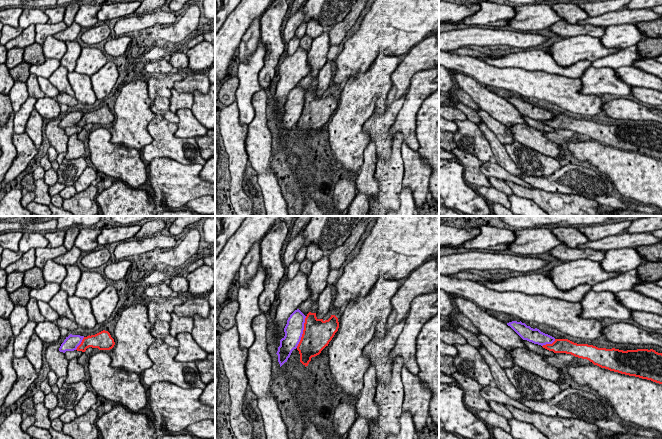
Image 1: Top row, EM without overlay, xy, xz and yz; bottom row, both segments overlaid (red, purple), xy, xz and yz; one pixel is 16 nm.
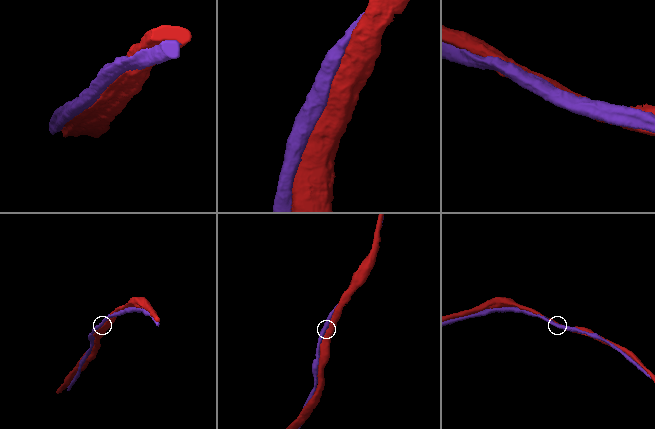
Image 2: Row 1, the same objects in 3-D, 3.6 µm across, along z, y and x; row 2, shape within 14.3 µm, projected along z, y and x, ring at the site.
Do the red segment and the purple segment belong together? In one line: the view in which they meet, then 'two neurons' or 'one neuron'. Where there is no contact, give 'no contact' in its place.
meets red in xz; two neurons

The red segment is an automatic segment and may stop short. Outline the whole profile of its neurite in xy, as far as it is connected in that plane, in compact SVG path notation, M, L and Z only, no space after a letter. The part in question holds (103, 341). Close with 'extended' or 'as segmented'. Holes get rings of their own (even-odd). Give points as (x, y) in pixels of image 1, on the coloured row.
M101 331L95 335L84 337L77 351L85 352L87 348L98 348L99 350L110 350L114 347L115 342L108 331Z; as segmented

